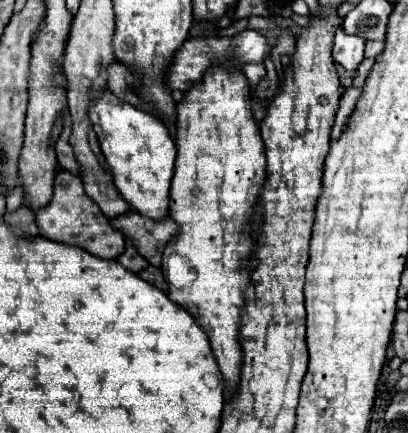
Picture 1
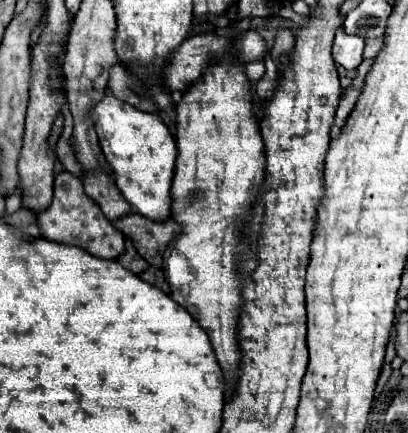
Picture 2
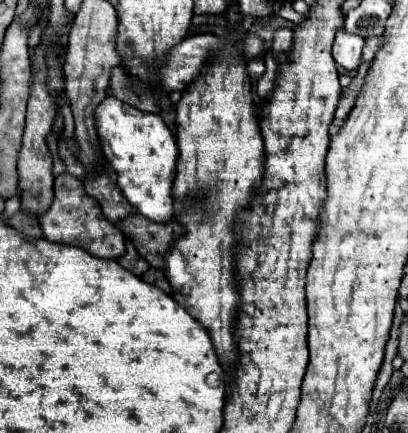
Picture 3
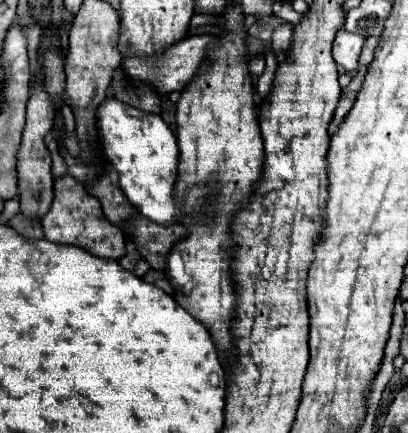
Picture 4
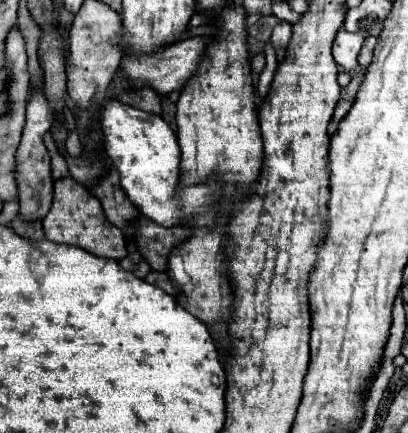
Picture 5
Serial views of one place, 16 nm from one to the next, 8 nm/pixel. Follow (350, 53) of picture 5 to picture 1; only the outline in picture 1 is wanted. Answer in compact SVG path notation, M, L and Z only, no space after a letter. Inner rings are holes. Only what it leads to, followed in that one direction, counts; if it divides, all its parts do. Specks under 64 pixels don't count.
M338 28L332 56L334 56L334 62L344 66L348 72L354 72L364 60L364 40L360 36L350 36L342 28Z

